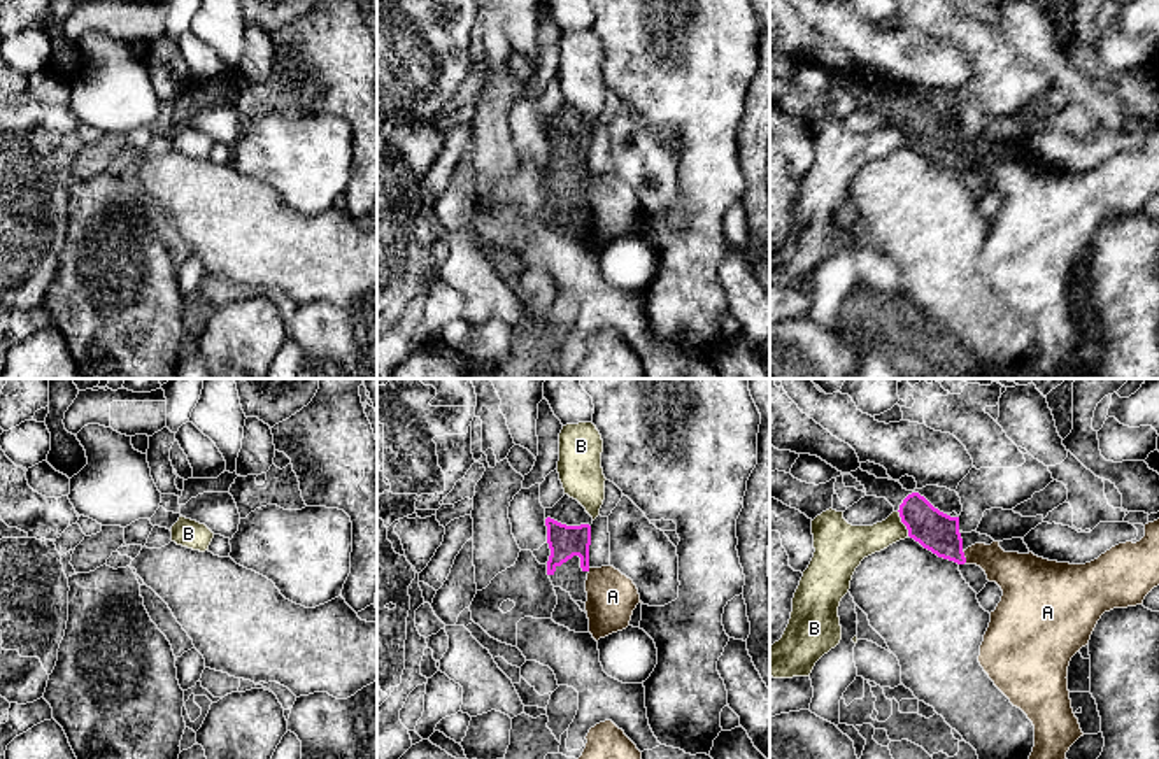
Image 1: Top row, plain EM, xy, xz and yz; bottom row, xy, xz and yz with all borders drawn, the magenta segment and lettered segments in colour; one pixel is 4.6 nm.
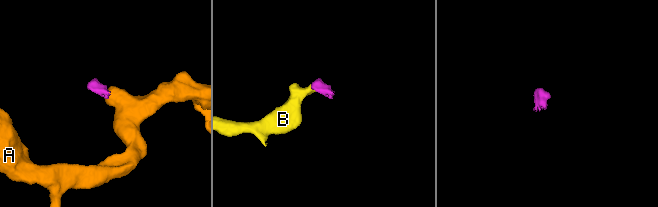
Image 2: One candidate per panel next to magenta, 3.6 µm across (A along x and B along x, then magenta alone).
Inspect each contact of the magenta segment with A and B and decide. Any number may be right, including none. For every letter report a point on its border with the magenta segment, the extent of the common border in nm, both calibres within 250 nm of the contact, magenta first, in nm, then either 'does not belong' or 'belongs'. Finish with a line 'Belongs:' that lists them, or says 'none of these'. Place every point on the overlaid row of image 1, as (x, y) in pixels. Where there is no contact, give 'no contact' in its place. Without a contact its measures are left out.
A: meets magenta in yz at (963, 556); contact 60 nm long; 190 nm thick on the magenta side, 180 nm on the other; does not belong
B: meets magenta in yz at (902, 521); contact 130 nm long; 190 nm thick on the magenta side, 170 nm on the other; does not belong
Belongs: none of these

